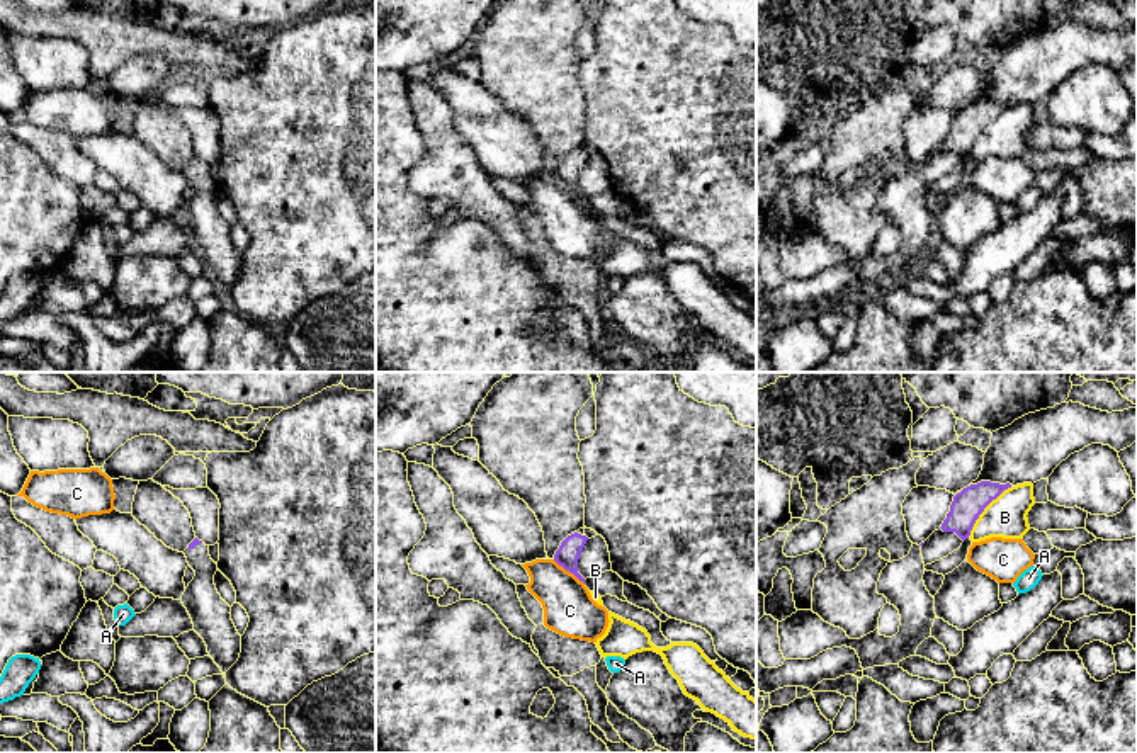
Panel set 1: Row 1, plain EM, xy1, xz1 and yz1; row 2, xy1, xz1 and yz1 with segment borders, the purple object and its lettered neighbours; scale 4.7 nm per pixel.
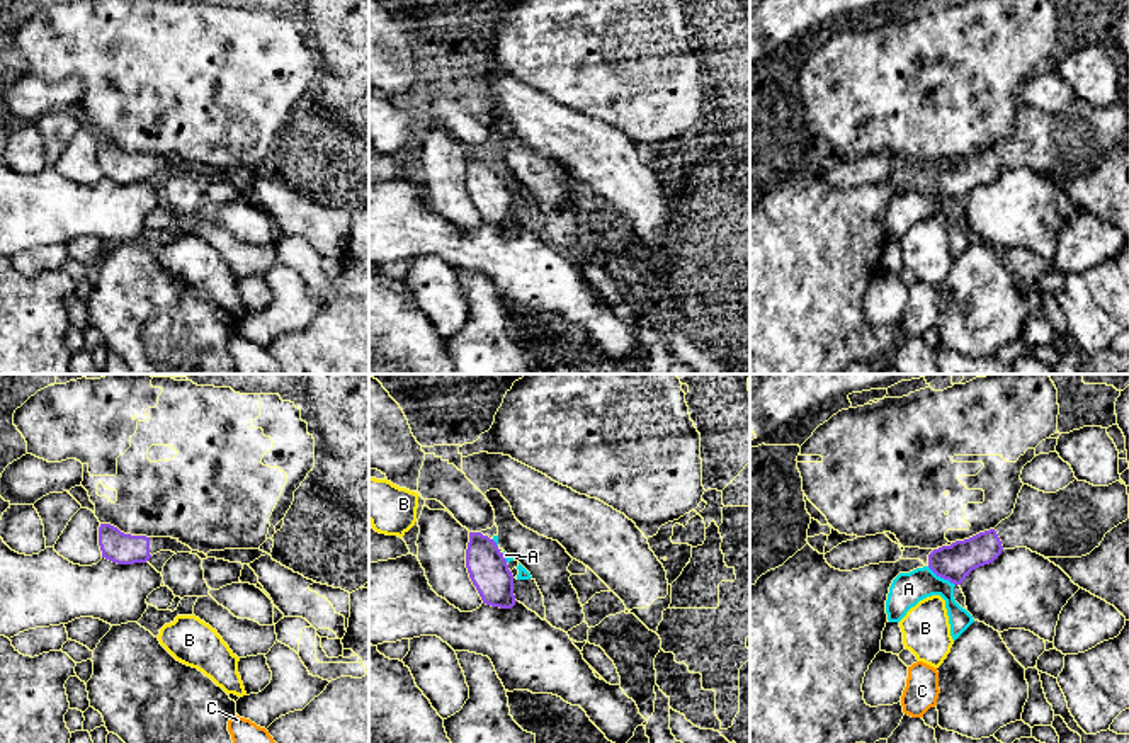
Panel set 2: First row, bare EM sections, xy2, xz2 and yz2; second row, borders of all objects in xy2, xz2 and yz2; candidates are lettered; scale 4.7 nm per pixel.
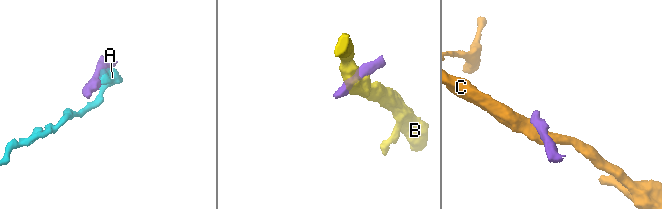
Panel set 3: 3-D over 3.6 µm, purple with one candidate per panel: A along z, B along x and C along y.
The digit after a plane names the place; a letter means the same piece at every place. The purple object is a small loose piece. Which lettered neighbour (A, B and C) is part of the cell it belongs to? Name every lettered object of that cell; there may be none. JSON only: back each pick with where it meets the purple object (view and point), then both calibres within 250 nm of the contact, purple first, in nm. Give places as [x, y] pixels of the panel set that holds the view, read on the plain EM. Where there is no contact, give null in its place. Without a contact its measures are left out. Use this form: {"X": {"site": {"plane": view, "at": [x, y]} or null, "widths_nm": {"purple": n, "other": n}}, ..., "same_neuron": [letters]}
{"same_neuron": []}

